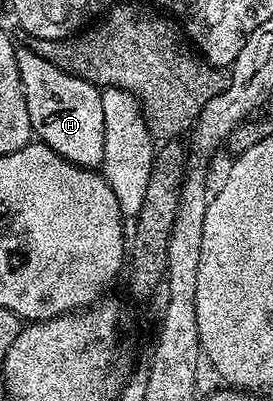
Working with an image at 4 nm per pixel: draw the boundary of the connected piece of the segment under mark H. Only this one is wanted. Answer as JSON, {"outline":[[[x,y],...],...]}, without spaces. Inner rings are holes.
{"outline":[[[27,49],[17,50],[16,60],[26,97],[26,109],[30,113],[30,125],[35,138],[45,143],[50,149],[54,149],[54,153],[58,153],[65,161],[76,167],[99,168],[104,162],[104,118],[102,117],[102,97],[98,88],[76,75],[68,75],[62,69],[58,69],[58,65],[50,65],[50,61],[38,57]]]}

